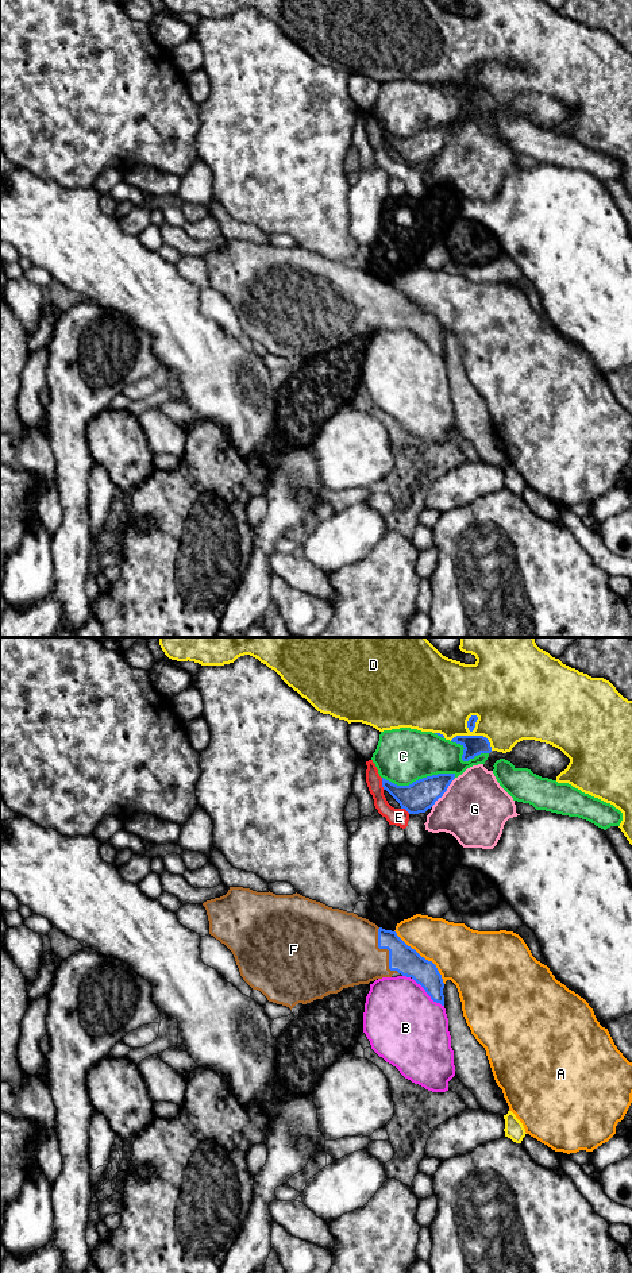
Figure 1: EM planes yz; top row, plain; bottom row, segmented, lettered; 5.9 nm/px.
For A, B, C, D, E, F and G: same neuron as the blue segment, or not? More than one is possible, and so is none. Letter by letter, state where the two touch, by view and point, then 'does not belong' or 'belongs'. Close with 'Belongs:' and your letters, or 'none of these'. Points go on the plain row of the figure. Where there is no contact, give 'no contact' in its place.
A: yz (423, 309) | does not belong
B: yz (427, 344) | does not belong
C: yz (419, 131) | does not belong
D: yz (474, 88) | does not belong
E: yz (382, 135) | does not belong
F: yz (388, 301) | belongs
G: yz (444, 143) | does not belong
Belongs: F

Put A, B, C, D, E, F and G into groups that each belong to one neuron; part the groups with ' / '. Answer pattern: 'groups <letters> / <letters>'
groups A / B / C / D / E / F / G

